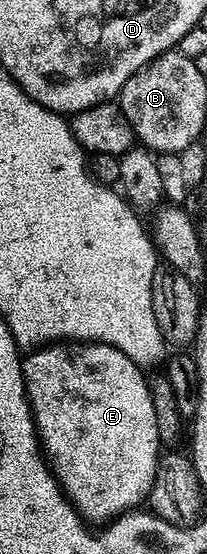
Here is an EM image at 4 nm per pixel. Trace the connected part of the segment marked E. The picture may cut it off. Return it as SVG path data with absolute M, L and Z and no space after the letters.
M55 342L47 344L37 350L31 351L22 361L22 377L26 383L26 397L30 403L30 412L34 416L34 429L38 432L38 443L42 449L42 454L50 471L54 473L58 487L63 496L69 500L71 507L78 512L83 521L102 520L109 522L131 510L137 509L138 504L149 497L152 490L152 482L156 478L158 461L160 459L160 441L158 431L156 430L156 410L152 410L152 398L154 395L150 392L147 373L138 367L128 354L120 354L107 344L87 344L85 342Z

